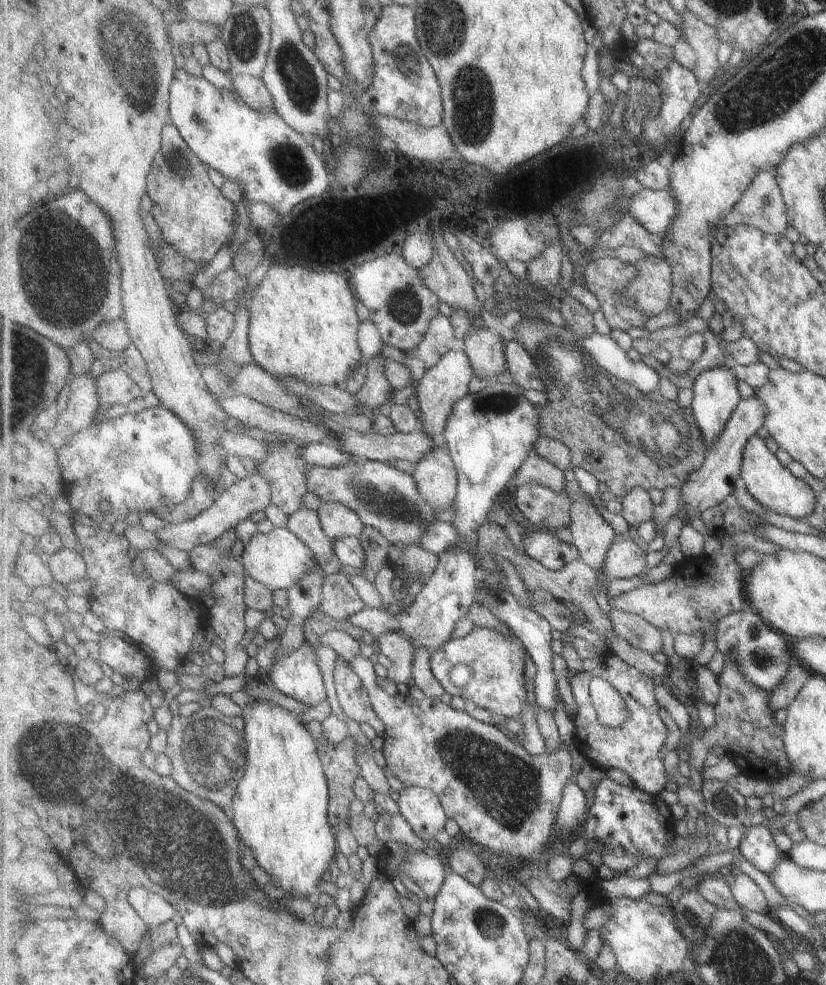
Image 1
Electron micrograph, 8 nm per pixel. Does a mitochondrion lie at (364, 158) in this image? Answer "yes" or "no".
yes

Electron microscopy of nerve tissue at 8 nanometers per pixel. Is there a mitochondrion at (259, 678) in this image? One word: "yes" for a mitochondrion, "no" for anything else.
no

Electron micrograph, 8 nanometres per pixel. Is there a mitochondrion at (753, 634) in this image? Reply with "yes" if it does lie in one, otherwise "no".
yes

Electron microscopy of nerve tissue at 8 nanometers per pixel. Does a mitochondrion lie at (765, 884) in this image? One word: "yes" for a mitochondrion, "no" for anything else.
no

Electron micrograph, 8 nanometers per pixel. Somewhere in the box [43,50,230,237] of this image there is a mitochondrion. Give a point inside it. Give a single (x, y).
(187, 162)

